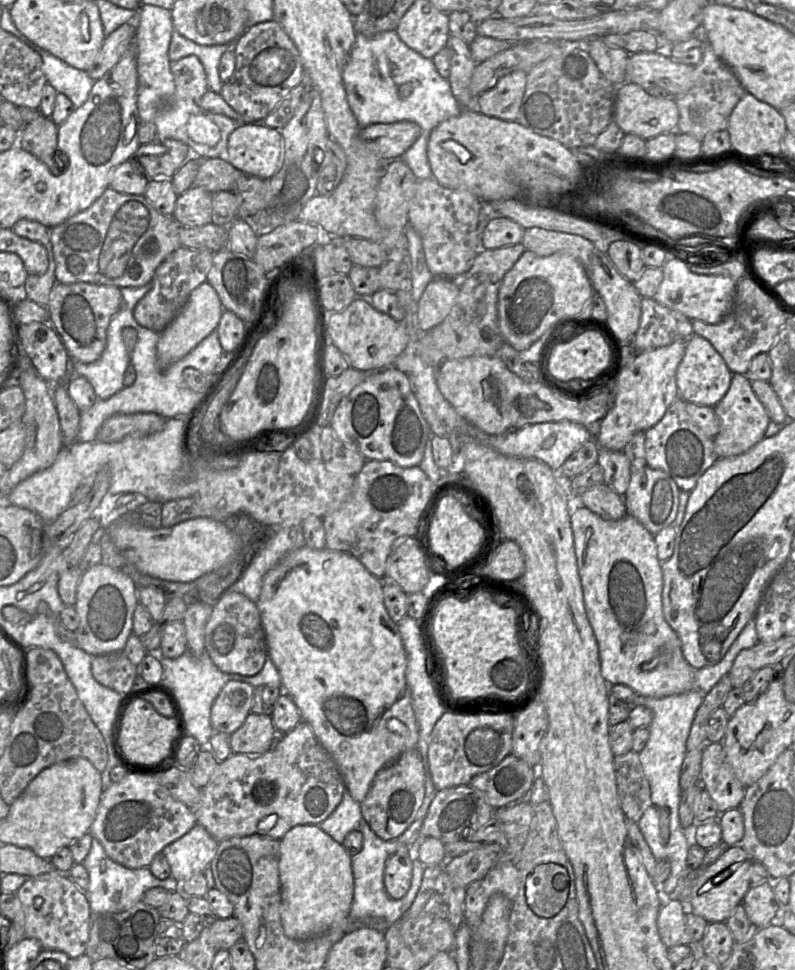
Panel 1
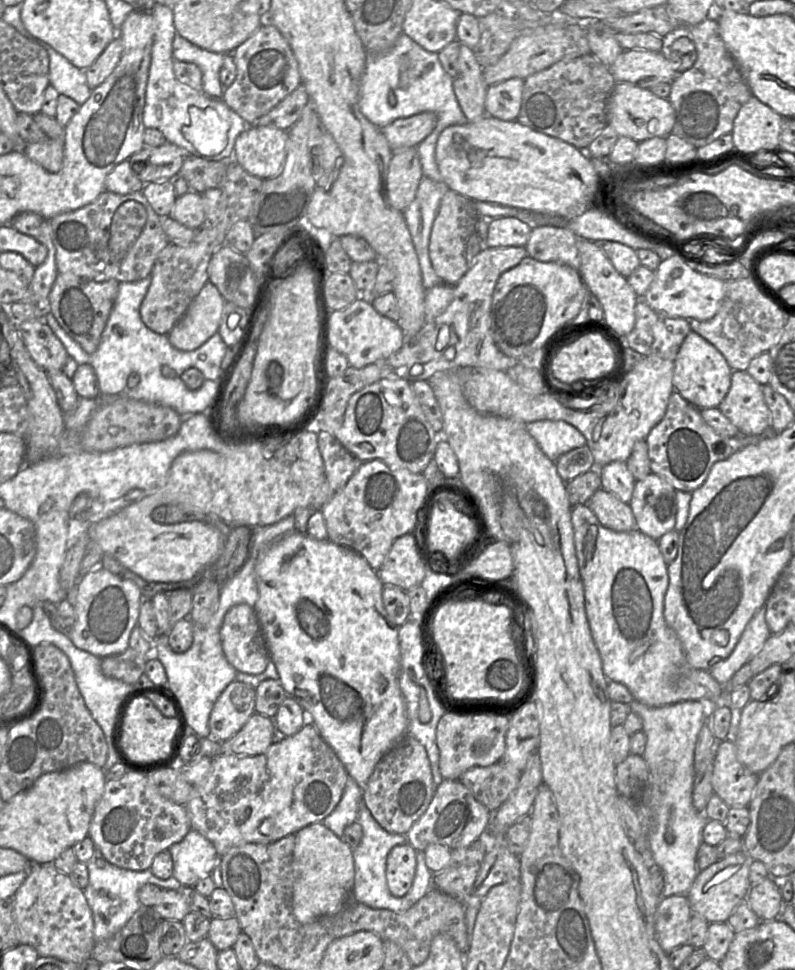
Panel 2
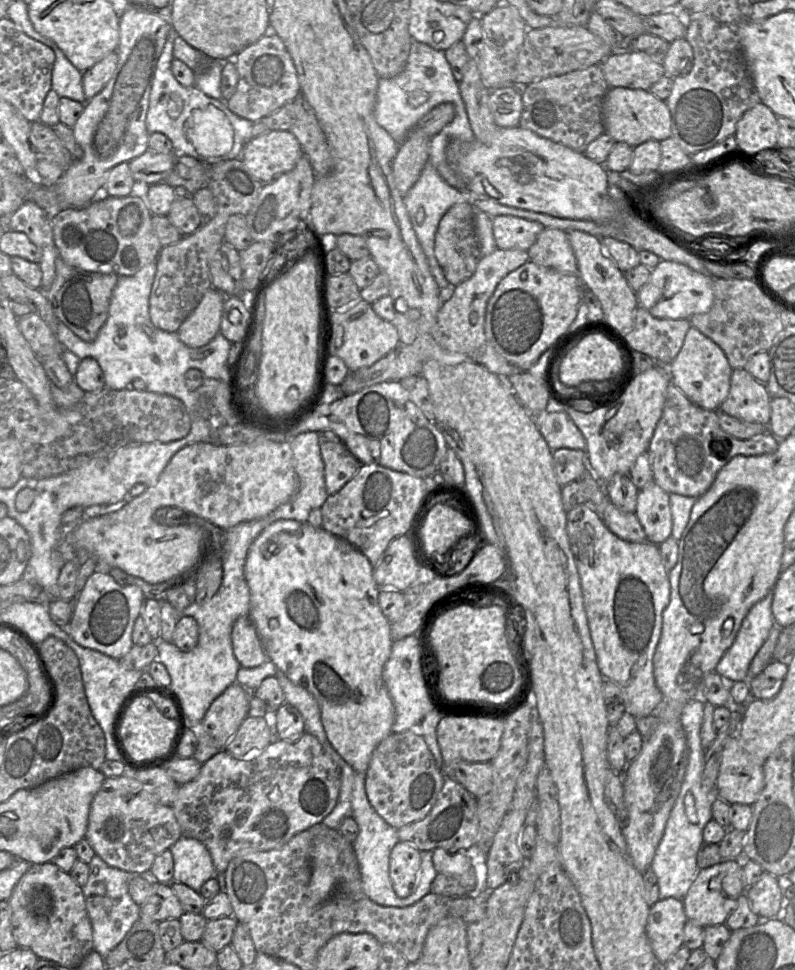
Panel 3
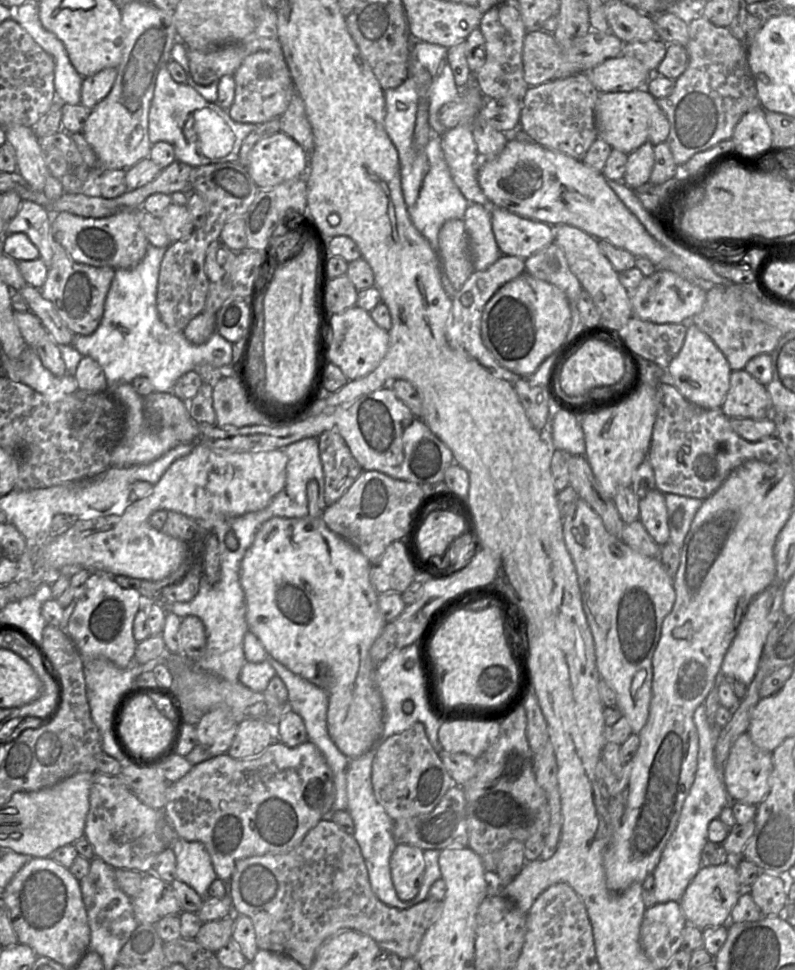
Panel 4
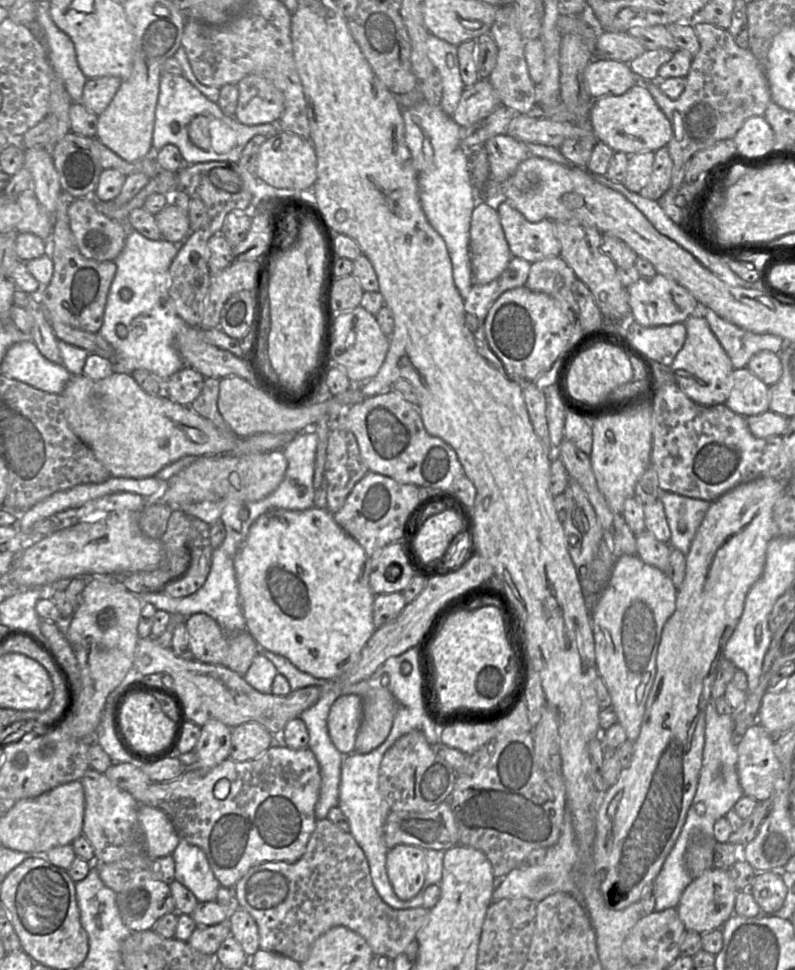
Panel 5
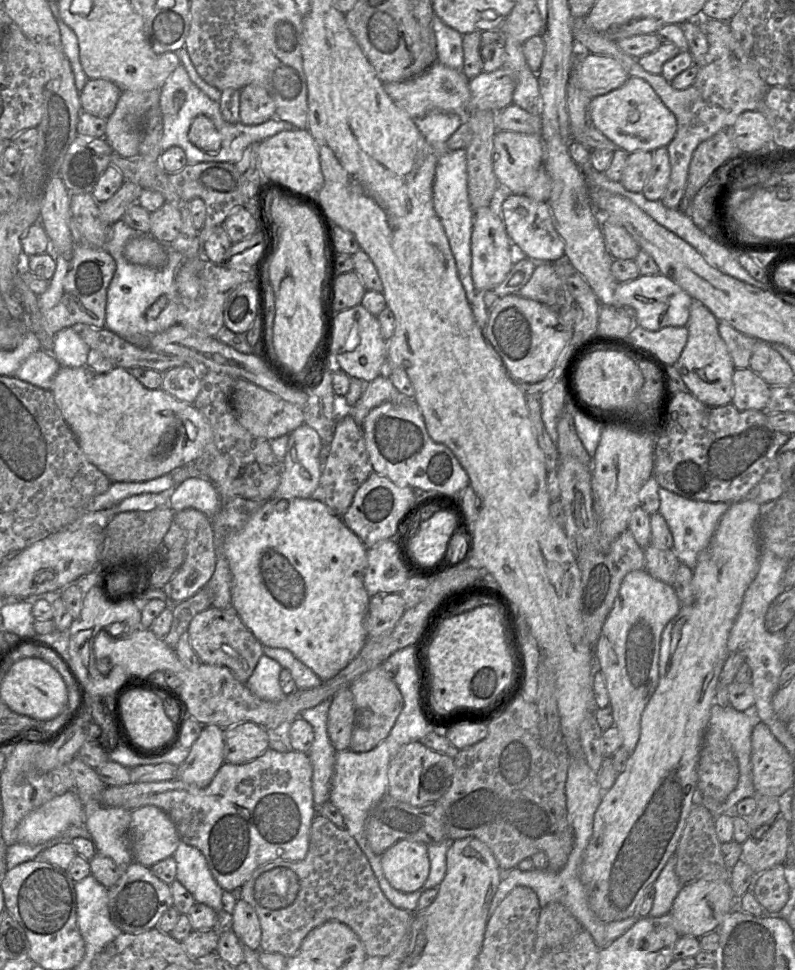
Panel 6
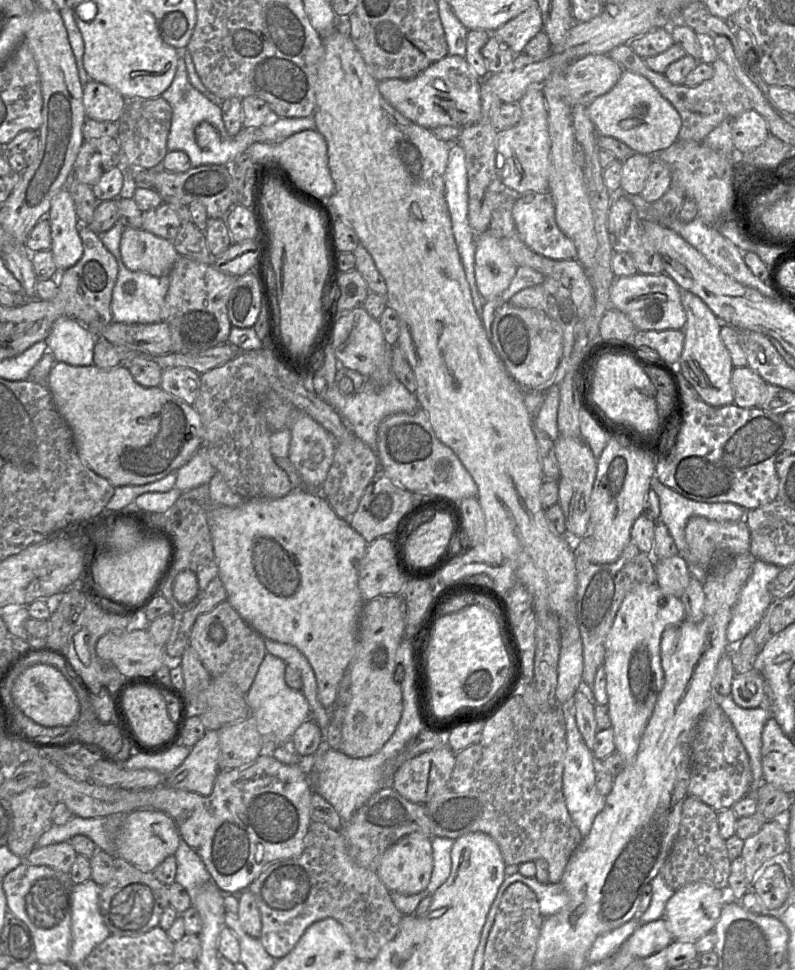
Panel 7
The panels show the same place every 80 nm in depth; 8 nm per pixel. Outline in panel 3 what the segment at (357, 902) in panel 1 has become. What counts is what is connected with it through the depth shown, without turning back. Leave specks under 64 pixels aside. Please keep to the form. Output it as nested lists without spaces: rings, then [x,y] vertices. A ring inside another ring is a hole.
[[[355,773],[352,795],[352,817],[356,821],[359,832],[352,843],[359,864],[362,887],[369,899],[381,906],[407,907],[415,904],[431,892],[431,885],[437,875],[432,861],[432,851],[420,851],[421,867],[416,890],[406,898],[400,898],[393,890],[389,876],[389,860],[393,847],[400,841],[397,829],[389,825],[371,806],[365,791],[365,773]]]

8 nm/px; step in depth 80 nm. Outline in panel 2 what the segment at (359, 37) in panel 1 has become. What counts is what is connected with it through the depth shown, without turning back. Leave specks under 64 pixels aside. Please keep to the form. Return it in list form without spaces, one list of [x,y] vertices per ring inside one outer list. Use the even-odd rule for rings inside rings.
[[[404,33],[387,52],[367,52],[358,104],[361,113],[378,128],[397,119],[433,112],[437,116],[437,124],[430,135],[441,132],[449,124],[446,121],[449,117],[462,114],[453,89],[453,78],[443,69],[438,53],[425,50]]]

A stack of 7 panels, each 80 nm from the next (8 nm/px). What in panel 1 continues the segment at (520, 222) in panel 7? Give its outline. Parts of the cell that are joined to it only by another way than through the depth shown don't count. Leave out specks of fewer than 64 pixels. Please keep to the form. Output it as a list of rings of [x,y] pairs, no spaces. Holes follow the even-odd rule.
[[[492,216],[481,237],[482,249],[496,249],[521,243],[524,229],[517,222],[503,217]]]

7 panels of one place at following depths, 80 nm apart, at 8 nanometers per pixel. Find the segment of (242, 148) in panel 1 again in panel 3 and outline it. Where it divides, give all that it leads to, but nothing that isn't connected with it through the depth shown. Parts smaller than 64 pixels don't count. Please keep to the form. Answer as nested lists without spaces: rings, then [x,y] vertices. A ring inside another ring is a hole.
[[[275,130],[245,143],[240,158],[248,171],[265,184],[292,170],[303,155],[290,131]]]

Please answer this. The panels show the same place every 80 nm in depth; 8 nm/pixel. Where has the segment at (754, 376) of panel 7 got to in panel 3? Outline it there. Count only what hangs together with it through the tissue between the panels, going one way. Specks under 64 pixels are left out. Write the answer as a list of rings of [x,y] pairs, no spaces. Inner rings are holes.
[[[733,369],[729,394],[718,410],[745,422],[768,425],[771,395],[766,384],[756,380],[746,369]]]

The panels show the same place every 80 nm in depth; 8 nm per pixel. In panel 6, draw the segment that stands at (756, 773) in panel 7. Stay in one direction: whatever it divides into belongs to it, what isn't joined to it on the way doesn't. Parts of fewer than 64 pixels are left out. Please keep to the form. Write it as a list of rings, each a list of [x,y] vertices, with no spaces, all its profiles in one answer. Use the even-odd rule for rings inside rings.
[[[713,704],[710,712],[709,725],[719,726],[724,732],[726,738],[729,740],[732,749],[737,757],[739,767],[739,779],[736,788],[729,794],[723,802],[718,802],[712,798],[708,798],[698,794],[698,799],[695,803],[700,803],[706,807],[712,815],[716,818],[723,813],[733,812],[735,805],[746,797],[754,796],[755,790],[752,782],[751,774],[751,736],[754,726],[761,722],[755,713],[754,709],[751,711],[737,711],[730,705],[727,707],[721,707]]]

